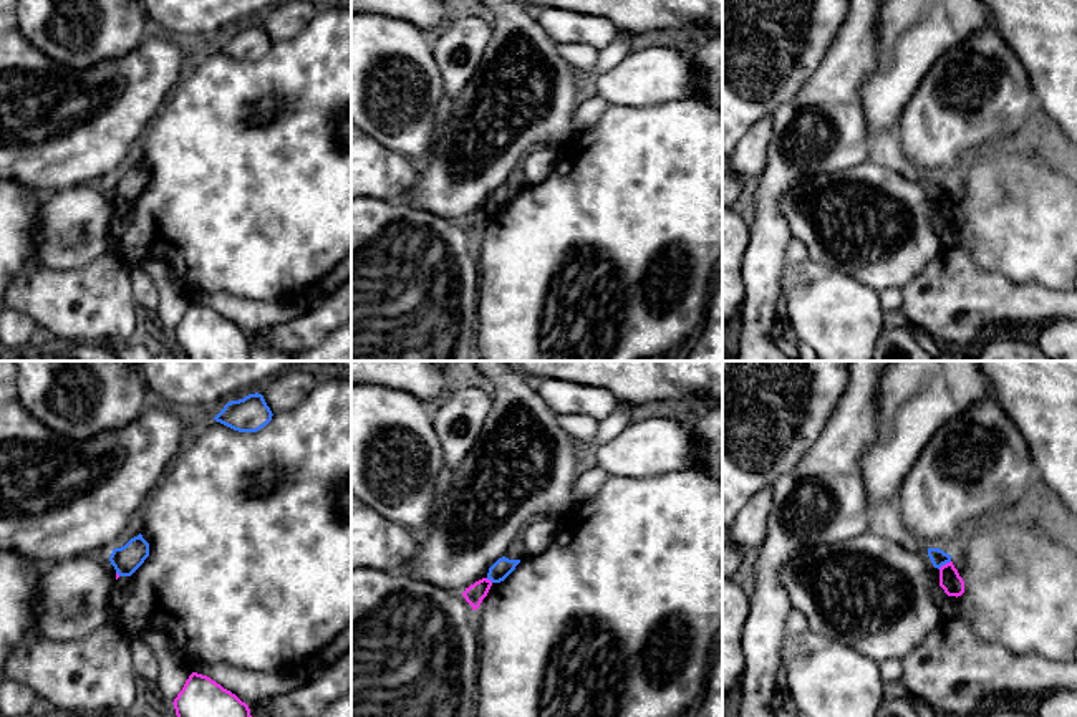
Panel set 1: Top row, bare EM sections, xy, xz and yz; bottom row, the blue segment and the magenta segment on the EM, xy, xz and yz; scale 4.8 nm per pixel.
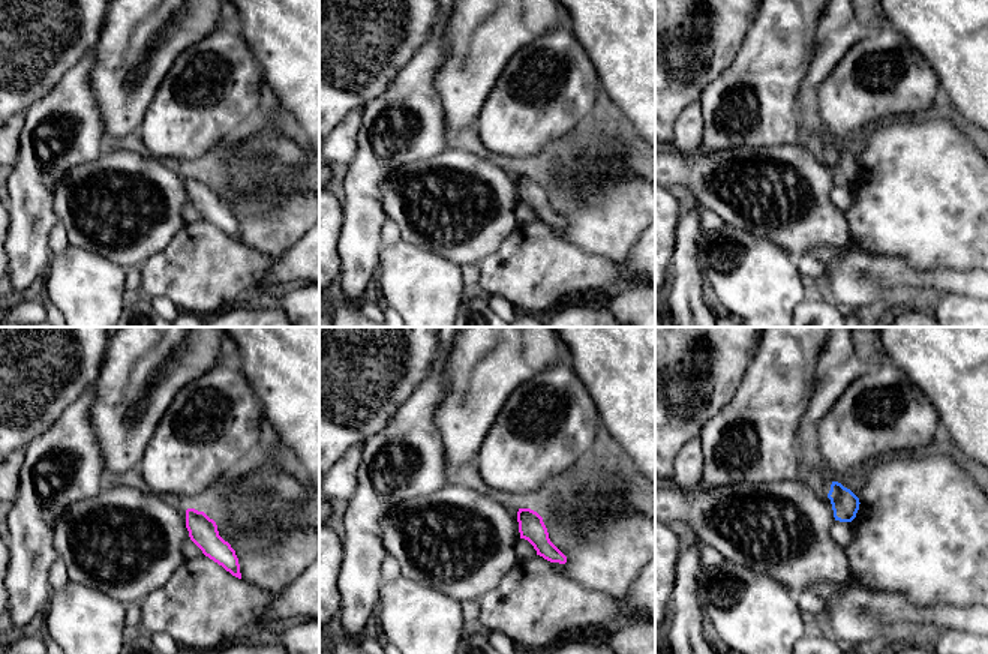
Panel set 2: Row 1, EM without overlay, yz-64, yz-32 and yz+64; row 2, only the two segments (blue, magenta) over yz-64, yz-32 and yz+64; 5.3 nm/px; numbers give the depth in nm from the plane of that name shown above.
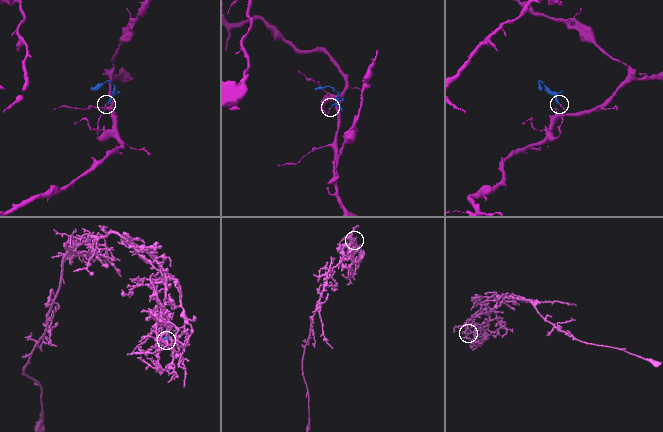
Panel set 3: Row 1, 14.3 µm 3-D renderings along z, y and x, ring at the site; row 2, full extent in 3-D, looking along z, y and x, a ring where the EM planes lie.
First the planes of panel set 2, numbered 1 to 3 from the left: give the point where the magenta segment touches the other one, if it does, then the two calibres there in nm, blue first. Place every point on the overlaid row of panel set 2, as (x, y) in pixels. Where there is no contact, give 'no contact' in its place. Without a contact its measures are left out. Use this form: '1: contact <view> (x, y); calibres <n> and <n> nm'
1: no contact
2: no contact
3: no contact

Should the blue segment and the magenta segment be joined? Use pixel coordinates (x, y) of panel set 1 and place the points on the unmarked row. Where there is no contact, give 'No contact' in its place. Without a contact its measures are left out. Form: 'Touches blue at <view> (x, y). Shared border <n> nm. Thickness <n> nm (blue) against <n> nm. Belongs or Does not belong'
Touches blue at yz (943, 192). Shared border 80 nm. Thickness 80 nm (blue) against 110 nm. Does not belong

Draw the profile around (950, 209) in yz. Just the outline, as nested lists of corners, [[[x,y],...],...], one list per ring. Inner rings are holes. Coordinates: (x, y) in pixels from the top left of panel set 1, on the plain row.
[[[953,190],[939,197],[939,215],[948,225],[961,225],[964,222],[964,210],[954,197]]]

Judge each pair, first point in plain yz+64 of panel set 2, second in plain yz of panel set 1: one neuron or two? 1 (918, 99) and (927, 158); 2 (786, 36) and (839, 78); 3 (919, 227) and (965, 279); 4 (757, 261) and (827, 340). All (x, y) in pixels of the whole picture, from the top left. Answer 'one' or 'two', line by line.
1: one
2: one
3: two
4: one

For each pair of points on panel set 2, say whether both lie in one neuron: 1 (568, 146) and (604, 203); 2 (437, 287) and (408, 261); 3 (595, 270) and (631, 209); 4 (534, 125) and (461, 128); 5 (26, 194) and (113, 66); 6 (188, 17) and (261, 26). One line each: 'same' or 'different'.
1: same
2: same
3: different
4: different
5: different
6: different

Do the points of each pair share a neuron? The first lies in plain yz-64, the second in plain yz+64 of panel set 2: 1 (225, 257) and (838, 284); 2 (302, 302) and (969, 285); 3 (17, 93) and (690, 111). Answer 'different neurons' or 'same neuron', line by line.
1: same neuron
2: different neurons
3: different neurons

